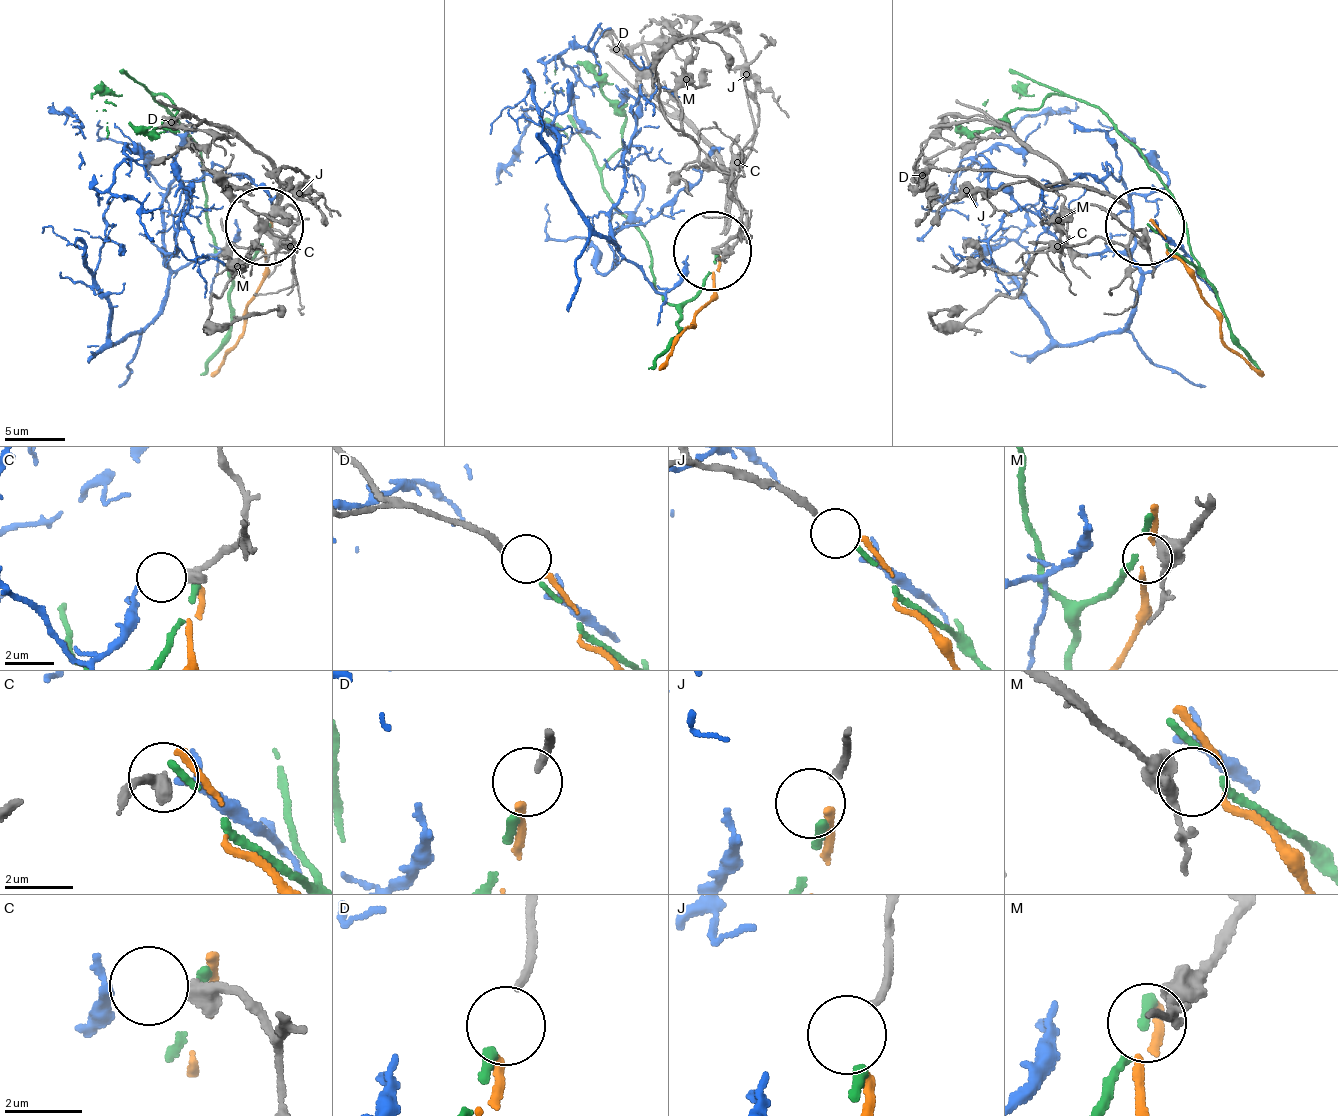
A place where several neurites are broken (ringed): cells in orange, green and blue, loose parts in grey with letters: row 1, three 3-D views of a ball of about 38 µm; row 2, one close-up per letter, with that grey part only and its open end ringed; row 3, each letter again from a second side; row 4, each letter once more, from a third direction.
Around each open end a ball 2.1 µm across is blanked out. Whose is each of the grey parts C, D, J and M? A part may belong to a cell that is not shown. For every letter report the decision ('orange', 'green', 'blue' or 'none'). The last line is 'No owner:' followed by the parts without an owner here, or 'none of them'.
C: blue
D: orange
J: green
M: none
No owner: M

